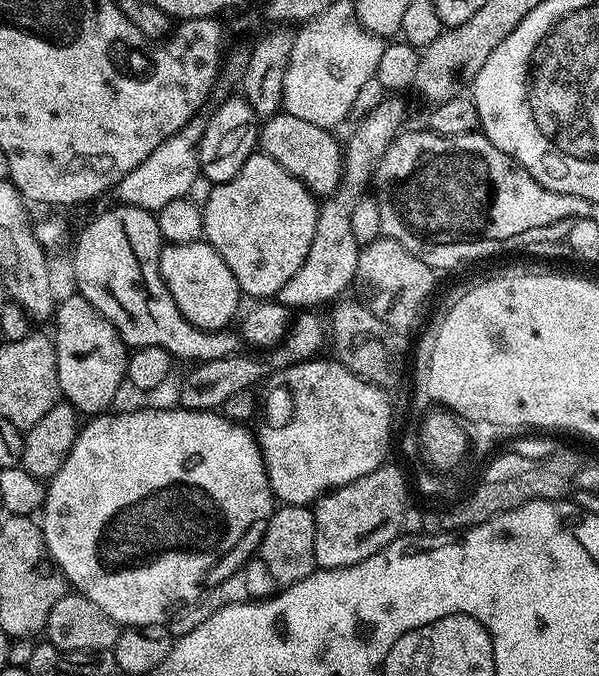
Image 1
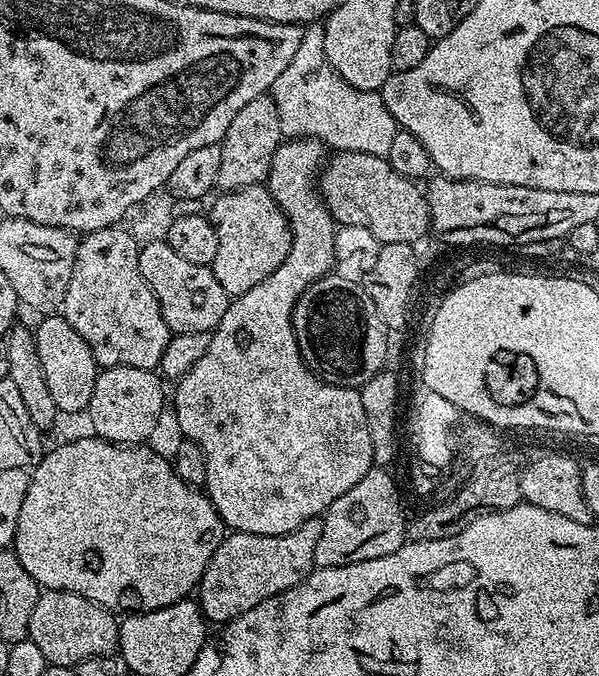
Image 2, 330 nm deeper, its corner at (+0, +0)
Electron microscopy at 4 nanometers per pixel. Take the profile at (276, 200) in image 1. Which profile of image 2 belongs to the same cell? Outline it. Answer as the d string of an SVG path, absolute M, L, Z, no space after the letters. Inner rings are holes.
M264 184L246 186L217 197L210 204L210 216L218 230L218 254L210 267L218 282L222 282L222 290L235 298L258 286L258 282L270 278L270 274L286 262L294 237L292 227L288 225L288 216Z

